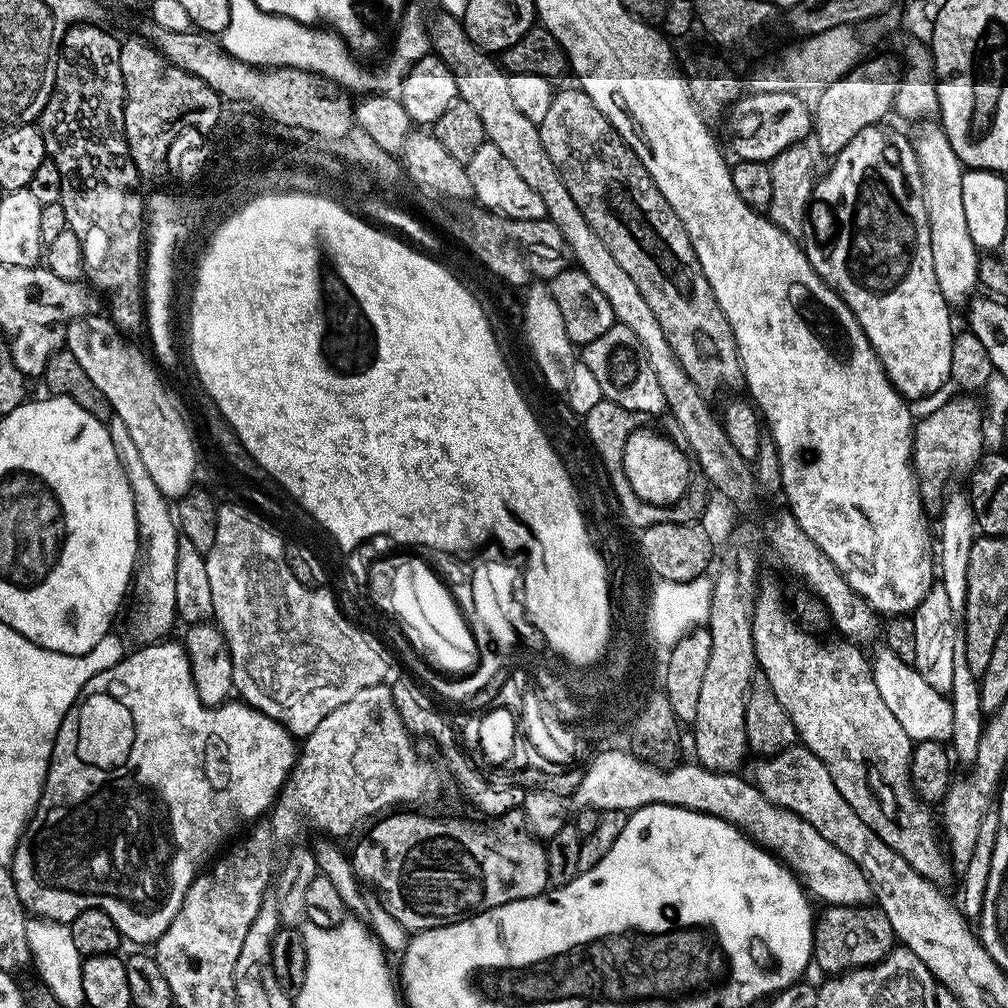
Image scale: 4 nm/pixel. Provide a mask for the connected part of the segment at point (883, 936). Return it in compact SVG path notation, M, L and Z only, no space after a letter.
M834 904L823 909L825 912L815 917L816 934L812 943L812 954L815 967L820 967L824 974L839 974L850 972L854 968L869 968L877 964L882 958L891 954L897 943L896 936L892 933L890 922L884 911L879 906L857 906L854 904Z

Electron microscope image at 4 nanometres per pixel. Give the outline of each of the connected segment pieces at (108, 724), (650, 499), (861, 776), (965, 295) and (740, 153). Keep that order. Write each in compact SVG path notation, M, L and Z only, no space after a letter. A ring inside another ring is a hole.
M168 638L163 642L137 647L137 652L129 651L124 659L110 666L110 670L94 674L94 678L86 682L86 686L70 706L56 735L52 764L48 767L48 777L44 783L44 793L40 795L40 804L36 807L32 819L28 821L28 827L24 829L24 836L16 847L16 854L10 865L12 881L16 884L20 903L33 917L71 925L72 920L82 914L82 910L97 908L110 914L114 926L118 926L125 941L133 940L136 946L155 945L156 939L166 934L166 926L174 922L176 909L182 906L184 895L201 871L200 863L208 859L211 861L237 835L235 832L240 820L259 821L263 817L260 815L263 812L265 815L271 809L276 797L280 795L280 789L284 787L284 781L296 765L297 741L292 733L274 718L243 702L225 702L217 704L215 708L204 705L202 698L198 698L198 690L194 690L194 678L190 674L190 662L184 645L177 641L175 644L174 641L175 639ZM171 892L172 905L164 908L164 899Z
M637 428L629 434L623 452L623 470L628 482L640 500L662 507L678 503L689 491L692 466L685 451L666 437L652 431Z
M761 583L759 585L754 610L752 611L752 633L754 634L754 650L756 651L756 663L759 671L766 674L778 702L782 702L782 710L786 710L786 714L790 714L790 718L796 727L799 743L803 747L809 748L824 763L826 770L830 770L830 774L834 778L834 786L838 786L838 794L842 794L842 798L846 798L846 802L850 802L850 810L854 810L854 814L858 814L858 818L862 818L862 822L866 822L866 826L870 826L870 830L874 830L874 834L878 834L878 838L882 838L882 842L886 842L886 846L890 846L890 850L894 850L899 856L906 858L906 862L910 862L910 866L914 866L914 870L918 870L918 874L922 874L922 878L926 878L931 884L944 886L944 883L951 878L952 872L954 873L954 865L945 845L938 839L937 817L936 820L932 817L932 812L928 809L931 807L912 790L910 758L912 757L914 742L908 737L906 730L902 730L898 718L894 718L894 713L887 708L886 701L882 699L882 694L878 694L878 686L872 678L872 666L869 657L867 655L863 656L856 649L859 647L855 643L844 638L835 638L836 640L830 641L829 644L823 644L822 641L815 640L812 637L815 635L801 627L790 615L789 609L788 612L784 609L784 600L780 597L779 590L772 584Z
M939 126L918 129L916 136L914 135L914 147L918 158L918 166L922 170L926 214L930 222L930 254L934 258L934 278L938 278L942 298L948 303L949 309L957 310L956 308L960 307L960 309L963 309L977 291L982 259L981 253L972 245L970 230L966 227L966 214L962 214L962 178L966 169L961 164L958 154L954 154L944 129Z
M757 92L741 95L730 112L728 144L736 160L770 162L782 150L807 141L812 131L814 112L799 100L796 92Z

